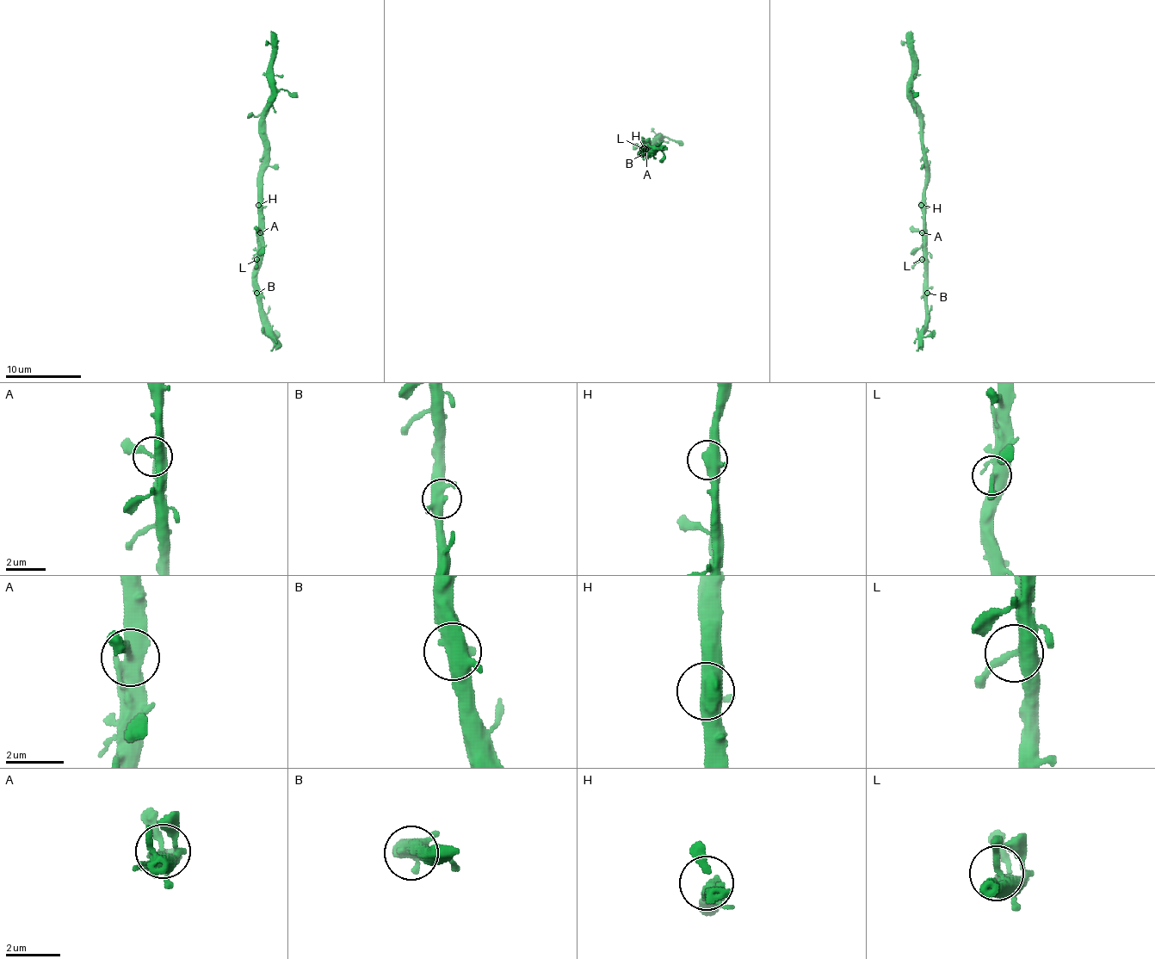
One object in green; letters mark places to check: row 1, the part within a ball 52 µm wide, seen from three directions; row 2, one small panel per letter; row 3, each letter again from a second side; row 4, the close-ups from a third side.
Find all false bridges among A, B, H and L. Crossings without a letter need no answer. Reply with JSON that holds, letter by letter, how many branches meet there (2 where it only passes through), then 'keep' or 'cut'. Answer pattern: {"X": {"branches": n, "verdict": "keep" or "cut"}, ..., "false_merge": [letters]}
{"A": {"branches": 3, "verdict": "keep"}, "B": {"branches": 4, "verdict": "keep"}, "H": {"branches": 3, "verdict": "keep"}, "L": {"branches": 4, "verdict": "keep"}, "false_merge": []}

